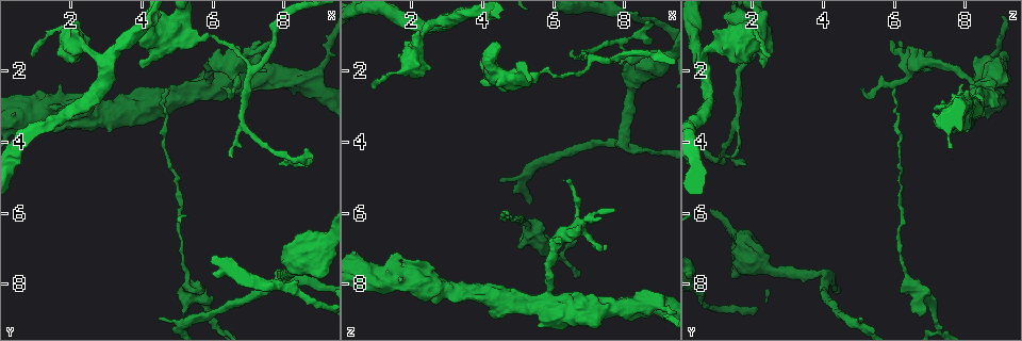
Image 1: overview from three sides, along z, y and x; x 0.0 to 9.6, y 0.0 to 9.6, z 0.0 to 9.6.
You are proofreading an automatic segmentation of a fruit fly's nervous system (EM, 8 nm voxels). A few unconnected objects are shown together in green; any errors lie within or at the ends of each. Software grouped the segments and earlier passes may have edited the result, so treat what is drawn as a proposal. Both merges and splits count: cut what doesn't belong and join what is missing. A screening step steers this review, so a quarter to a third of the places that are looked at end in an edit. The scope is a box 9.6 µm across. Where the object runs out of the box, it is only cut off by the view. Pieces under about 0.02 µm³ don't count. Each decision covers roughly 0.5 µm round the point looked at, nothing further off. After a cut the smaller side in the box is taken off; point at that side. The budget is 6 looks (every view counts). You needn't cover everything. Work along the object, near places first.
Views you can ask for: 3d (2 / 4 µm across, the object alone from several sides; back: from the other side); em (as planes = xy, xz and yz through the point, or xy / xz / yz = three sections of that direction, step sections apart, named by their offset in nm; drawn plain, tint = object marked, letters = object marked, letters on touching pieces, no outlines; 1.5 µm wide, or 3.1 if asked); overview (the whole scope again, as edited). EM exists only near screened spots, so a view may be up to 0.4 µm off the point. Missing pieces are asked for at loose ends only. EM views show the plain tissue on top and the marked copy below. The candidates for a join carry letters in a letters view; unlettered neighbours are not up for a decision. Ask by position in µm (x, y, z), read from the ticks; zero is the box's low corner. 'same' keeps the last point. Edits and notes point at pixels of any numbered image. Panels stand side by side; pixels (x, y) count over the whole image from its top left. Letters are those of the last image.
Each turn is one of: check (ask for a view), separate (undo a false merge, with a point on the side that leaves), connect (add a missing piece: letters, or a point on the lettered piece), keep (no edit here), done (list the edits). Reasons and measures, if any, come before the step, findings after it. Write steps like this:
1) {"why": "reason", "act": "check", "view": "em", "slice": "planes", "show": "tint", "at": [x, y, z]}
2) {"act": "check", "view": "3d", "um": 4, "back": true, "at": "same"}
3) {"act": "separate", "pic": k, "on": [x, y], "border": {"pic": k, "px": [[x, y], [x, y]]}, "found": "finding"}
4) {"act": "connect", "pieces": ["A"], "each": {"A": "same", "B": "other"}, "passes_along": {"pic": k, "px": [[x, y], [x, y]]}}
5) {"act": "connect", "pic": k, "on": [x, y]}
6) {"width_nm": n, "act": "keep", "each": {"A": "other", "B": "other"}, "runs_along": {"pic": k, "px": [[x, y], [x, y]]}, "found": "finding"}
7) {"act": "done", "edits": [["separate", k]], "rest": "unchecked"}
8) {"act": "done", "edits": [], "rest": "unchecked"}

{"why": "thin end", "act": "check", "view": "em", "slice": "planes", "show": "tint", "at": [0.90, 1.65, 2.50]}

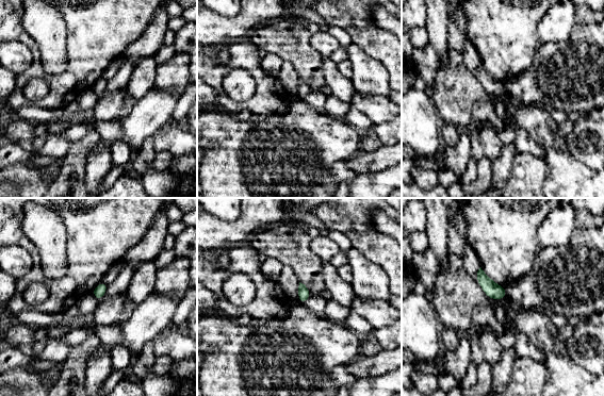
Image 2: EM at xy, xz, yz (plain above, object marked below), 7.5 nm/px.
{"why": "see the neighbours", "act": "check", "view": "em", "slice": "planes", "show": "letters", "at": "same"}

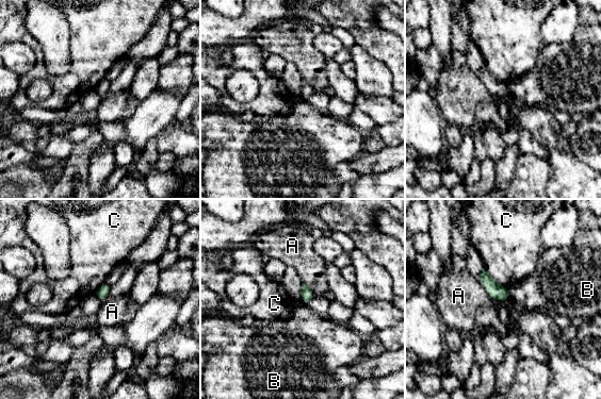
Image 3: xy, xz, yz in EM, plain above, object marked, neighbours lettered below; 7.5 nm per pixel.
{"longest_contact_nm": ["C", 240], "act": "keep", "each": {"A": "other", "B": "other", "C": "other"}, "border": {"pic": 3, "px": [[480, 282], [493, 299]]}, "found": "none of them fits"}

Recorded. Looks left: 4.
{"why": "branch stops here", "act": "check", "view": "em", "slice": "planes", "show": "letters", "at": [3.90, 1.85, 2.30]}

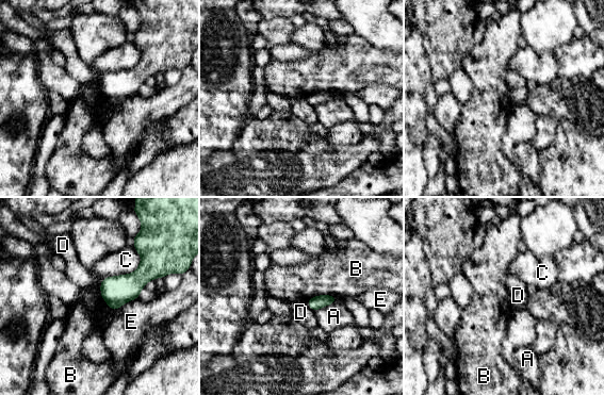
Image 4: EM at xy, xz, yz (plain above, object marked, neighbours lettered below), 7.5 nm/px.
{"act": "keep", "each": {"A": "other", "B": "other", "C": "other", "D": "other", "E": "other"}, "border": {"pic": 4, "px": [[101, 279], [100, 296], [111, 309]]}, "found": "no lettered piece goes on from it"}

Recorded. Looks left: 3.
{"why": "end of a long branch", "act": "check", "view": "em", "slice": "xy", "step": 8, "show": "letters", "at": [4.65, 2.45, 6.00]}

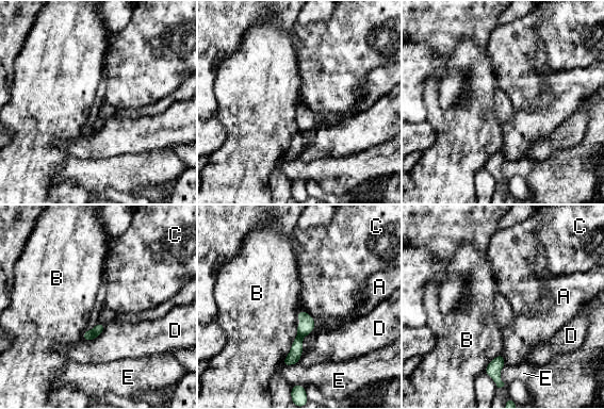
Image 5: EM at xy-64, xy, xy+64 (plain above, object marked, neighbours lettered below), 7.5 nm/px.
{"width_nm": 60, "act": "keep", "each": {"A": "other", "B": "other", "C": "other", "D": "other", "E": "other"}, "runs_along": {"pic": 5, "px": [[304, 313], [296, 352], [287, 362]]}, "found": "none of them fits"}

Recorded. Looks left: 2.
{"act": "done", "edits": [], "rest": "unchecked"}

